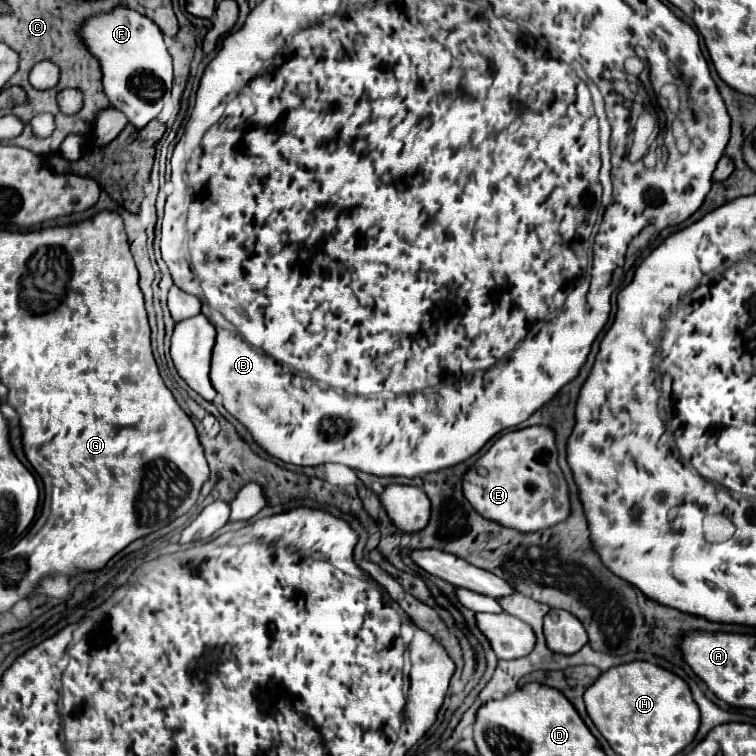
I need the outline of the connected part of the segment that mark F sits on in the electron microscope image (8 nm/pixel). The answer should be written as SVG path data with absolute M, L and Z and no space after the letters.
M120 6L118 10L90 18L82 28L82 38L102 64L104 92L110 104L126 114L128 124L142 130L142 126L158 118L172 90L172 58L160 28L150 18Z

